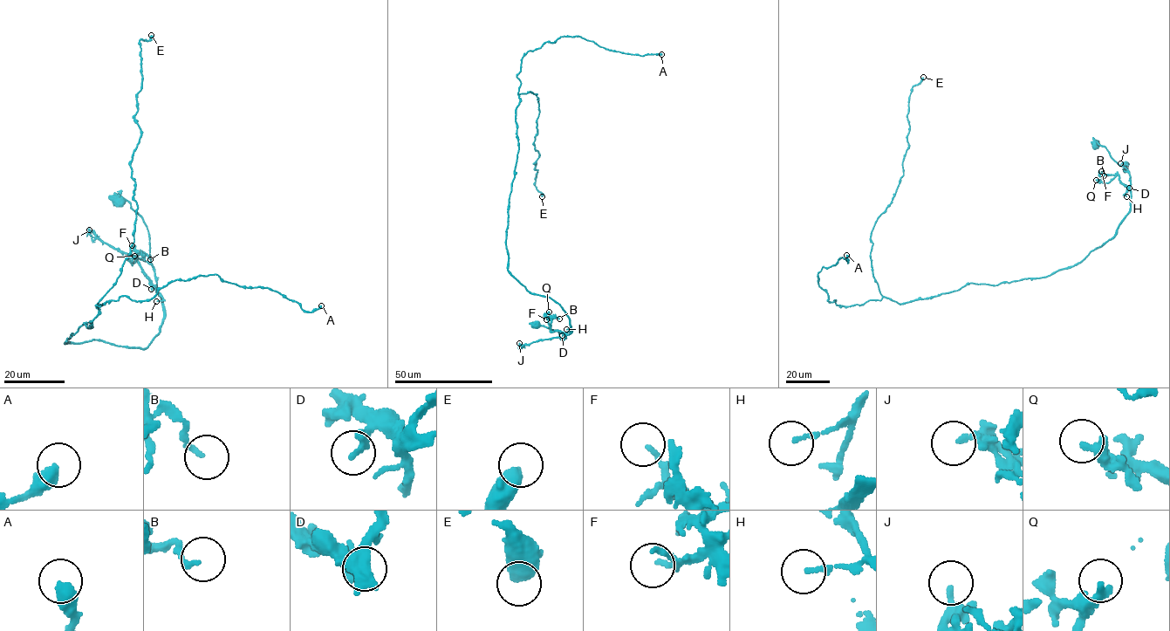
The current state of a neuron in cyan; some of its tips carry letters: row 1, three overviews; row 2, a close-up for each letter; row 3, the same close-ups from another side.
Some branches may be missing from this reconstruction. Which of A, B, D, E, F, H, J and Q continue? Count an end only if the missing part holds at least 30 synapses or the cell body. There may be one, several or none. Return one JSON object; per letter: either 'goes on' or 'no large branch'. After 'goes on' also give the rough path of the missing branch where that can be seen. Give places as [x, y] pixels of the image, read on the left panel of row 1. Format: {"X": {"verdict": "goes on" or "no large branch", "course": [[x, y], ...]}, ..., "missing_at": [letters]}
{"A": {"verdict": "no large branch"}, "B": {"verdict": "no large branch"}, "D": {"verdict": "no large branch"}, "E": {"verdict": "no large branch"}, "F": {"verdict": "no large branch"}, "H": {"verdict": "no large branch"}, "J": {"verdict": "no large branch"}, "Q": {"verdict": "no large branch"}, "missing_at": []}

